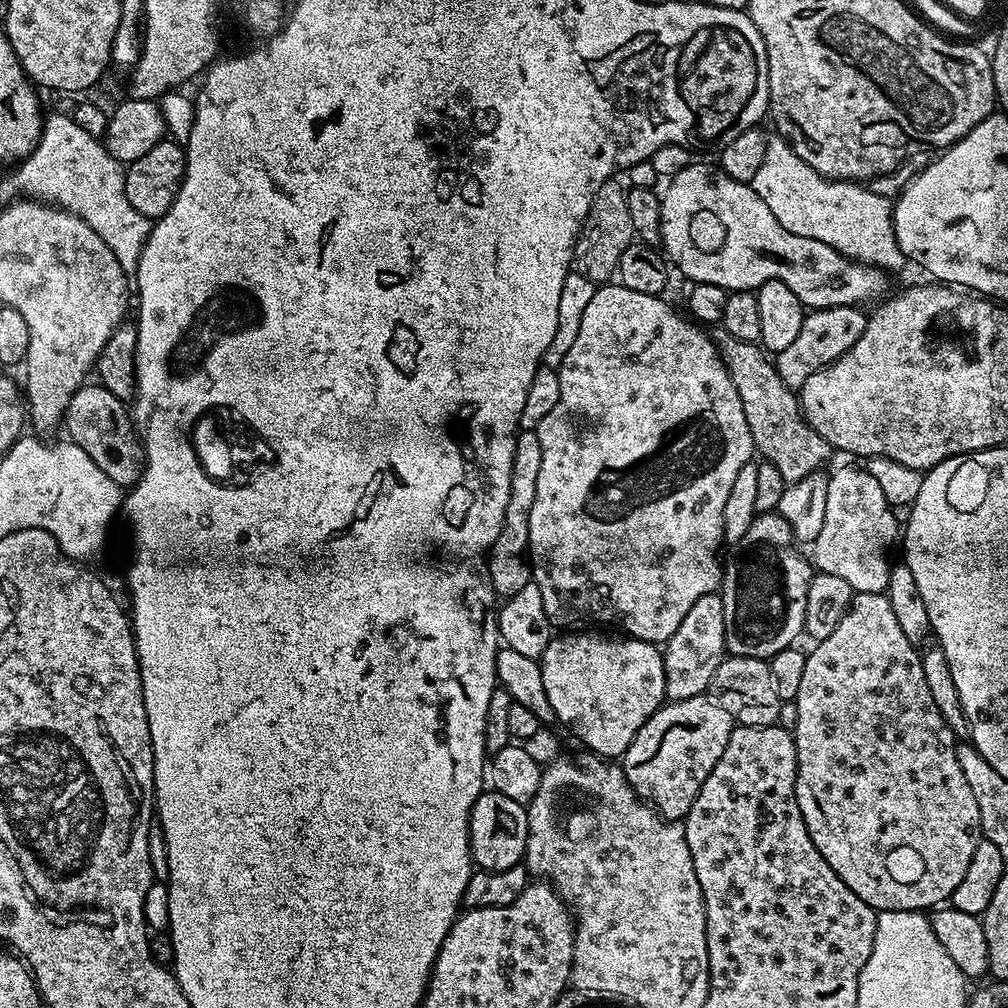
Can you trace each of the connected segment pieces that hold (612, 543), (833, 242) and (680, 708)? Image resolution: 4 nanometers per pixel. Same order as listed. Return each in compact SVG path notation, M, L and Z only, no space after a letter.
M619 282L601 283L596 289L594 298L590 298L585 313L582 314L582 326L578 326L578 338L574 338L574 346L570 346L566 358L560 363L558 371L561 396L558 398L557 405L546 414L546 418L543 418L541 424L535 429L538 434L538 442L542 442L542 467L538 469L538 494L534 494L534 506L530 510L530 538L528 539L532 580L542 594L542 606L546 606L546 618L554 626L580 624L583 620L593 620L596 624L617 624L624 631L621 633L627 634L633 640L645 640L651 644L663 646L672 637L674 630L678 630L678 626L682 626L682 618L686 618L690 606L694 606L694 602L698 602L698 598L717 591L722 583L722 556L720 560L719 548L722 548L724 544L723 511L726 510L726 498L730 498L730 489L734 487L734 478L738 478L738 470L742 470L742 466L746 466L753 459L754 445L750 426L747 425L742 398L739 397L738 390L735 389L734 382L731 381L727 366L720 356L720 351L716 347L713 337L699 323L693 322L687 315L684 316L679 316L660 296L638 294L638 290L630 290Z
M774 134L769 137L766 157L751 185L770 207L774 218L791 233L826 242L852 260L887 272L894 272L906 264L893 227L891 197L876 194L857 181L825 179L797 156L783 136Z
M707 695L665 703L638 730L632 745L624 751L624 773L637 793L647 797L665 819L683 821L718 758L722 758L733 727L731 714Z

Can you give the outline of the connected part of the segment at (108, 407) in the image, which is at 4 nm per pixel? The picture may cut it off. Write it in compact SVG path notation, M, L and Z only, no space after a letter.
M85 383L83 388L72 395L70 406L64 412L63 423L68 424L67 439L86 450L86 454L90 454L91 460L98 465L98 470L102 470L102 474L106 474L110 482L117 484L121 490L131 489L137 484L146 463L144 446L140 443L125 401L110 394L110 390L99 383Z

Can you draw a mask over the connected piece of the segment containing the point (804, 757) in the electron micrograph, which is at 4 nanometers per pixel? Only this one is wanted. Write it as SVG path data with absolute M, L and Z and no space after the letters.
M855 593L852 607L834 626L830 638L819 641L813 652L807 653L806 671L802 674L802 686L798 686L798 694L794 701L797 717L794 735L796 737L796 756L798 763L798 784L812 795L820 816L828 828L811 829L812 841L816 849L824 855L826 862L834 872L877 913L881 912L924 912L935 909L945 902L951 901L954 890L958 890L958 882L966 875L970 866L970 858L974 858L974 850L978 850L982 839L982 818L979 816L978 800L966 774L960 765L961 753L956 752L958 736L952 732L942 710L935 704L930 686L927 685L926 673L923 670L921 649L898 626L898 618L894 618L894 610L890 606L885 593Z

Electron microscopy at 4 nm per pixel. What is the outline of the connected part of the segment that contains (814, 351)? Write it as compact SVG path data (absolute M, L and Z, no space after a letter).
M847 304L846 306L834 306L833 308L817 308L809 311L802 322L802 330L786 346L786 350L775 353L774 363L778 374L781 375L785 386L798 390L819 368L835 362L839 356L846 354L868 325L868 316L859 307Z

